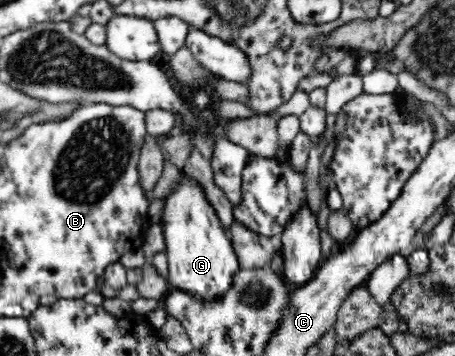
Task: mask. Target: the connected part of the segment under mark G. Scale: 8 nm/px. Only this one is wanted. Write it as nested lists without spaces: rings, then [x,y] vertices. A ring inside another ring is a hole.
[[[184,174],[179,184],[172,195],[164,198],[161,217],[166,245],[163,252],[168,258],[168,282],[196,298],[219,298],[233,286],[233,276],[240,268],[238,256],[203,187]]]

